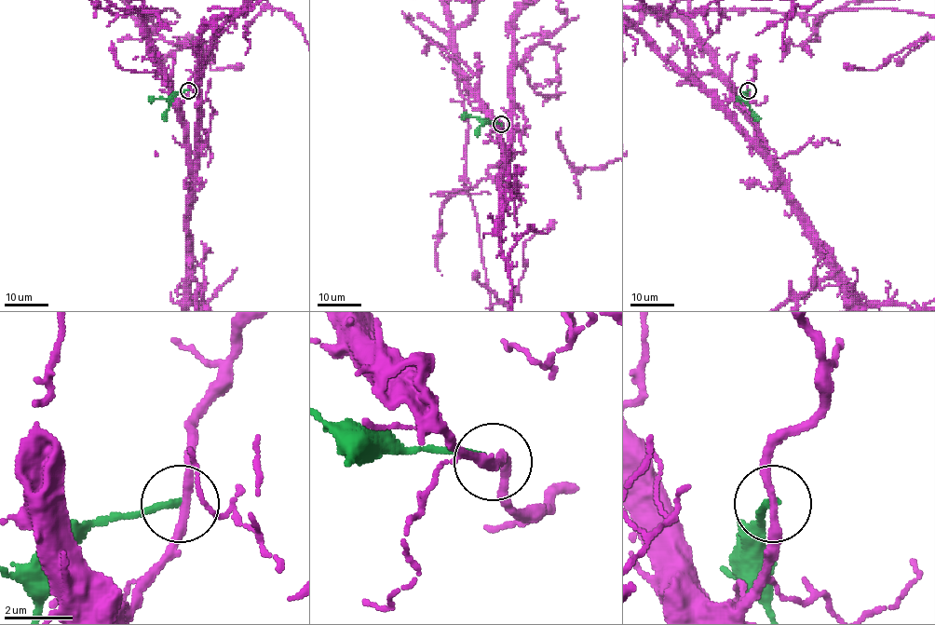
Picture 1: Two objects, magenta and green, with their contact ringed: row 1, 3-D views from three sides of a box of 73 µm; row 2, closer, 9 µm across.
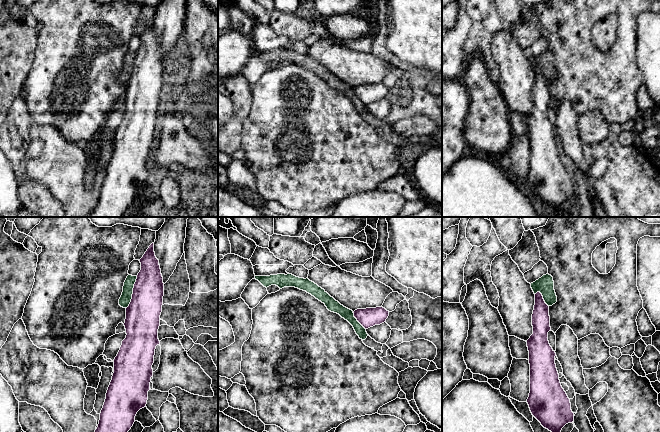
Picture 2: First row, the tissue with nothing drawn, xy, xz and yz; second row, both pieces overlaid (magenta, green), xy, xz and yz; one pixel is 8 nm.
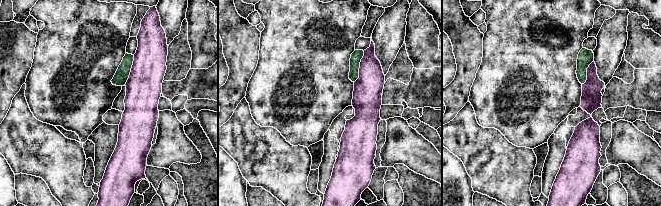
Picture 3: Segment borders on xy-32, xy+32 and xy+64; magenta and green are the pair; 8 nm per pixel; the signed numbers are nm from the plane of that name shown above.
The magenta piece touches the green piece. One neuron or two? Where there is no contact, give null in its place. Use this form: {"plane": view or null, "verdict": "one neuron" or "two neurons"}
{"plane": "xy", "verdict": "two neurons"}

